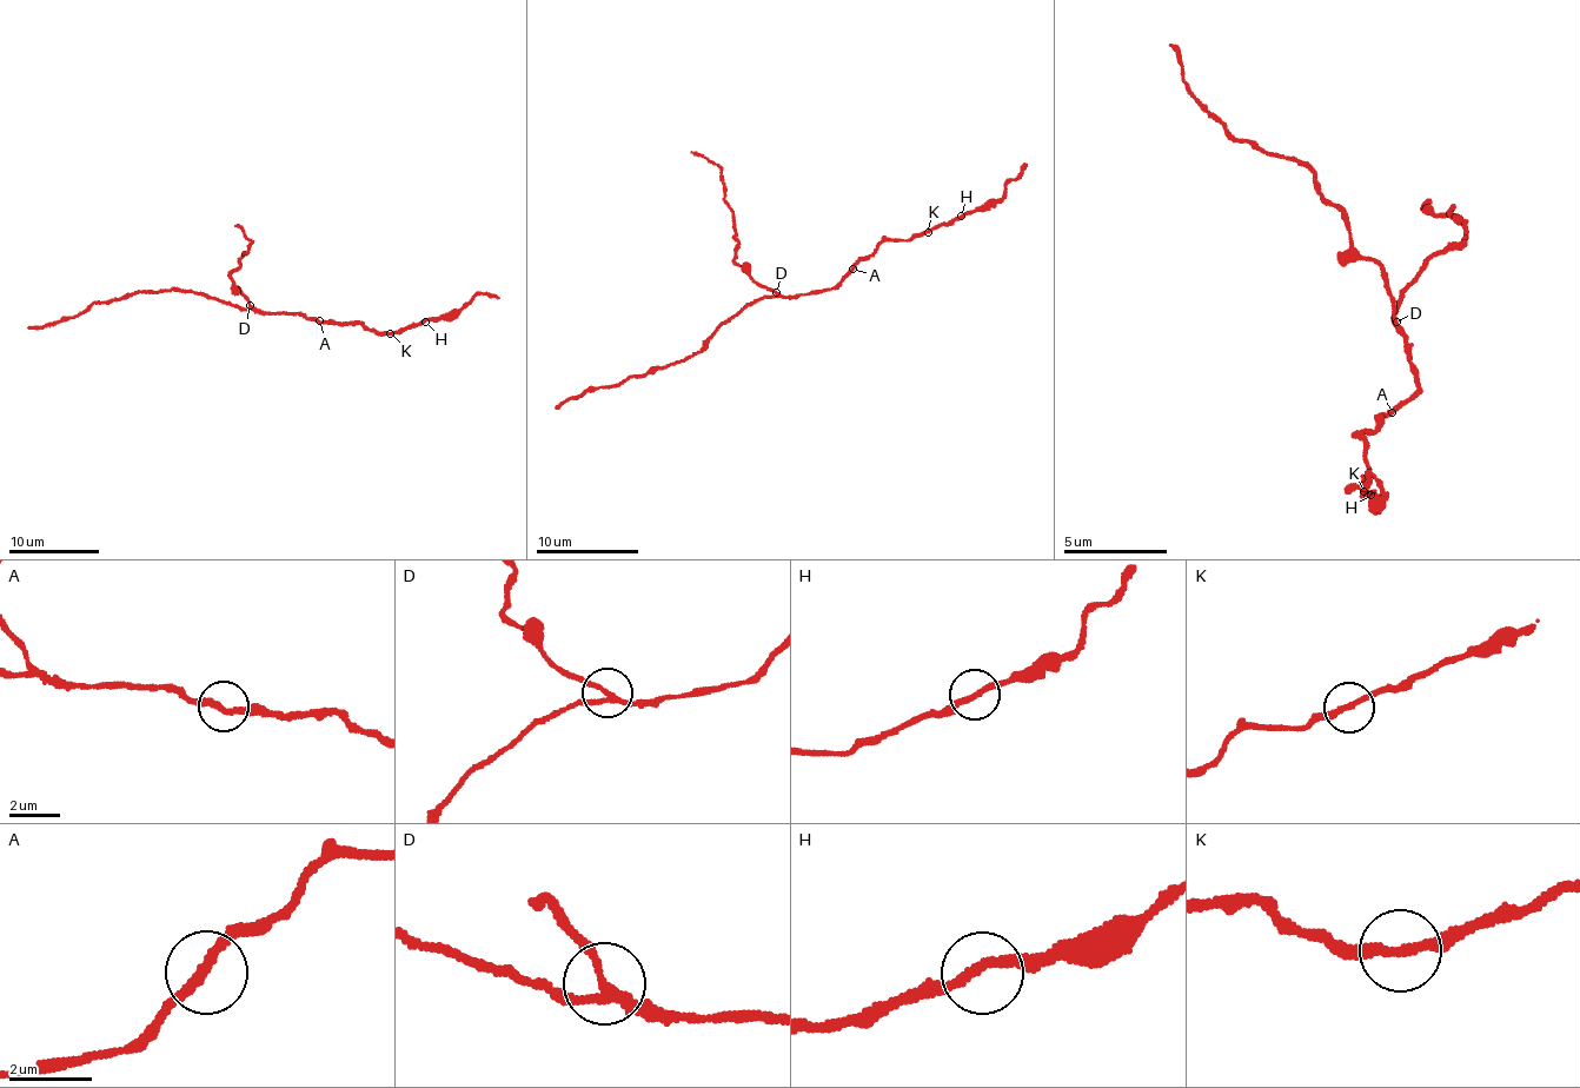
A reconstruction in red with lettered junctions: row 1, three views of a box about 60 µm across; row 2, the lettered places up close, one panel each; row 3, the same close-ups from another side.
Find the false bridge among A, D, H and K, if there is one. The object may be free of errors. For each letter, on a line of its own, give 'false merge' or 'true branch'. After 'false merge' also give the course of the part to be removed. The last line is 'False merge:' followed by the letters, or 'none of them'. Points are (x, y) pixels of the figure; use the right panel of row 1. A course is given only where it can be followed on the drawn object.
A: true branch
D: false merge; foreign part runs (1395, 322), (1389, 280), (1352, 244), (1343, 212), (1309, 170), (1240, 143), (1202, 105), (1169, 42)
H: true branch
K: true branch
False merge: D

